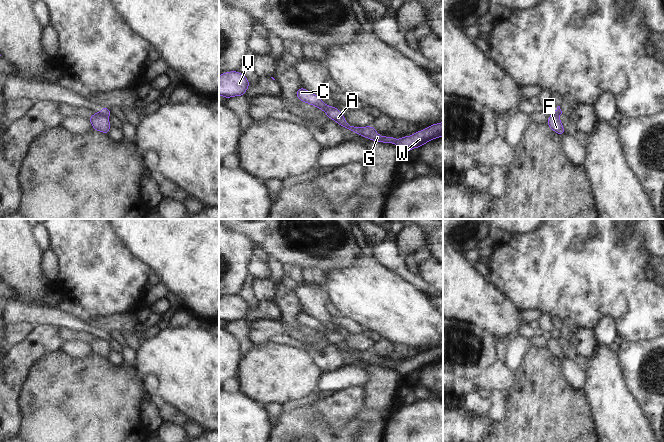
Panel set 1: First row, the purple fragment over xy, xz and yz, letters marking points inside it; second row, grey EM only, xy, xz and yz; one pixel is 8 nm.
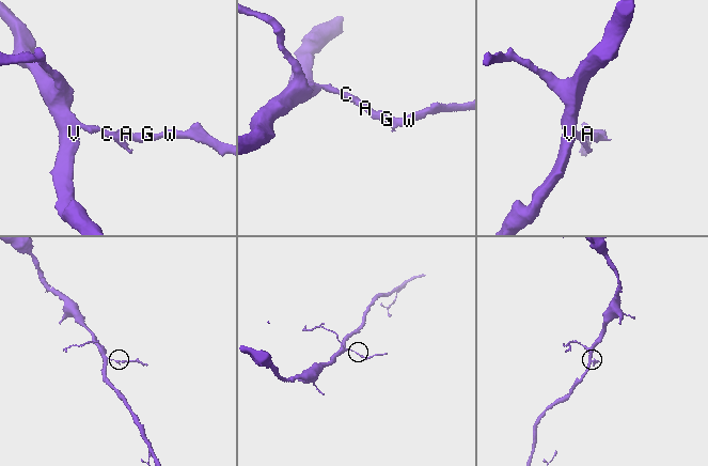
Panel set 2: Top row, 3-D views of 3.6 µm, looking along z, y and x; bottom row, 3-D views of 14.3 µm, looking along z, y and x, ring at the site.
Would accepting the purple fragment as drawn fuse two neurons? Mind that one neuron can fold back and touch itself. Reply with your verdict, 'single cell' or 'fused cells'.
fused cells

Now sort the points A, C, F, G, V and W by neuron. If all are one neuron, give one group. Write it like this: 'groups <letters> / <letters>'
groups A G W / C F V

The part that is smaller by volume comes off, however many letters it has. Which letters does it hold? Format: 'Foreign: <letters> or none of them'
Foreign: A, G, W.

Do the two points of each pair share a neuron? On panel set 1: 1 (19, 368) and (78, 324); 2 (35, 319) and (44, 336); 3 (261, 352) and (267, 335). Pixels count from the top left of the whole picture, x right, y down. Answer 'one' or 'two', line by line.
1: two
2: two
3: two

